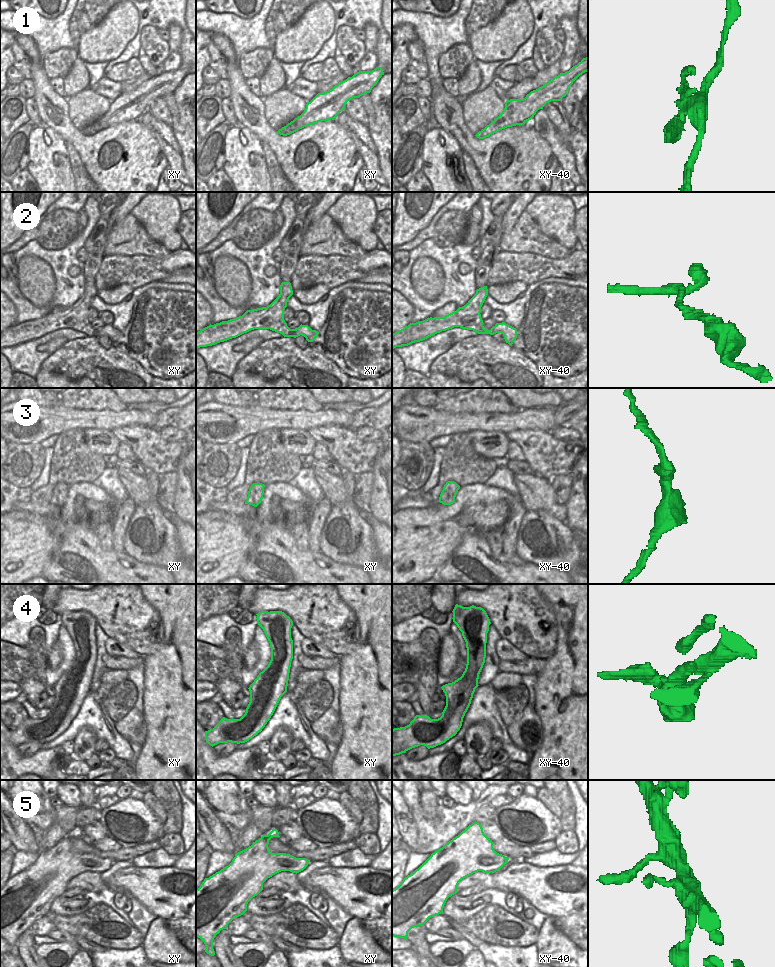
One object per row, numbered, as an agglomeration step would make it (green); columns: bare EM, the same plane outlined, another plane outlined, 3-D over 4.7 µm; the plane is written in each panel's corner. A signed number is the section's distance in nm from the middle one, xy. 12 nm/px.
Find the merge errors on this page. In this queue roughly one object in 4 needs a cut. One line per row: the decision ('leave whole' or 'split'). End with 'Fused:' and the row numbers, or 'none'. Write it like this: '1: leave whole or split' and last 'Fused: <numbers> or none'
1: split
2: leave whole
3: leave whole
4: leave whole
5: leave whole
Fused: 1

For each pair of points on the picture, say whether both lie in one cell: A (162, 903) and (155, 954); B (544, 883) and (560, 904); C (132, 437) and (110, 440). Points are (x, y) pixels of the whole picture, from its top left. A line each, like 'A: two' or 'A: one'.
A: two
B: one
C: two

